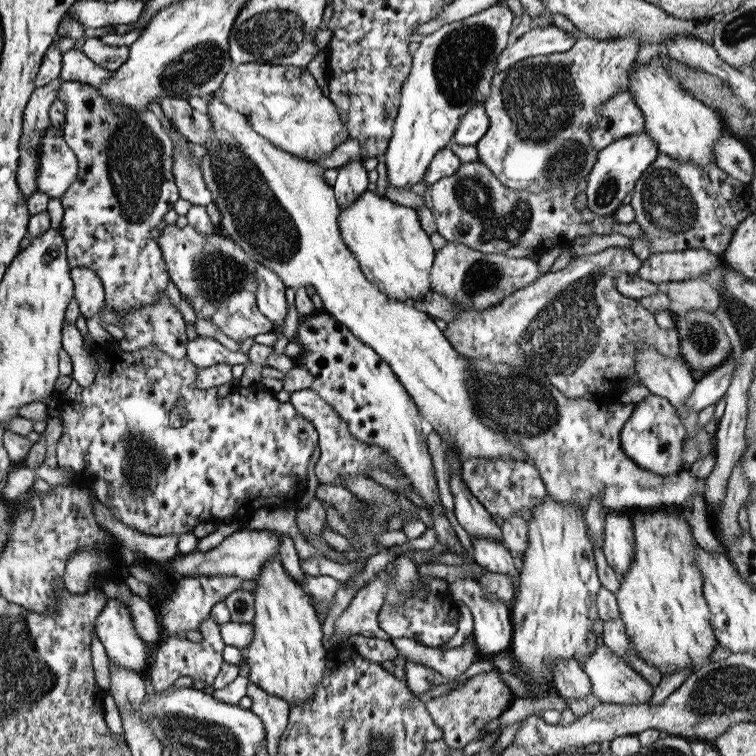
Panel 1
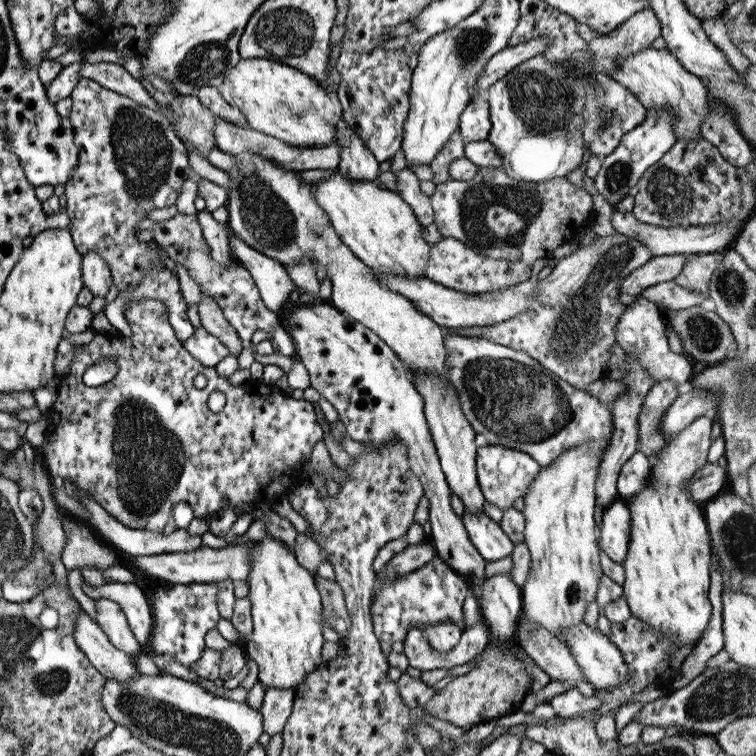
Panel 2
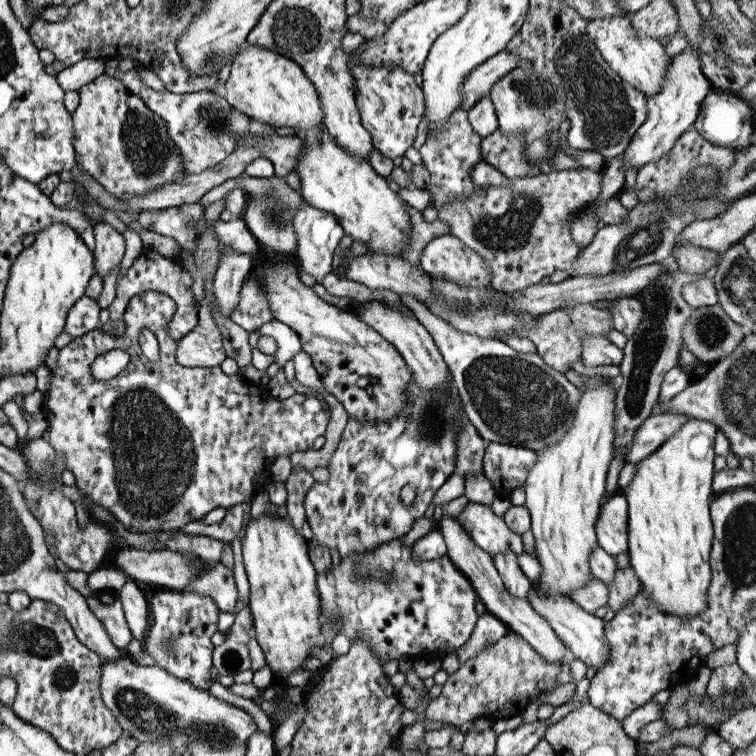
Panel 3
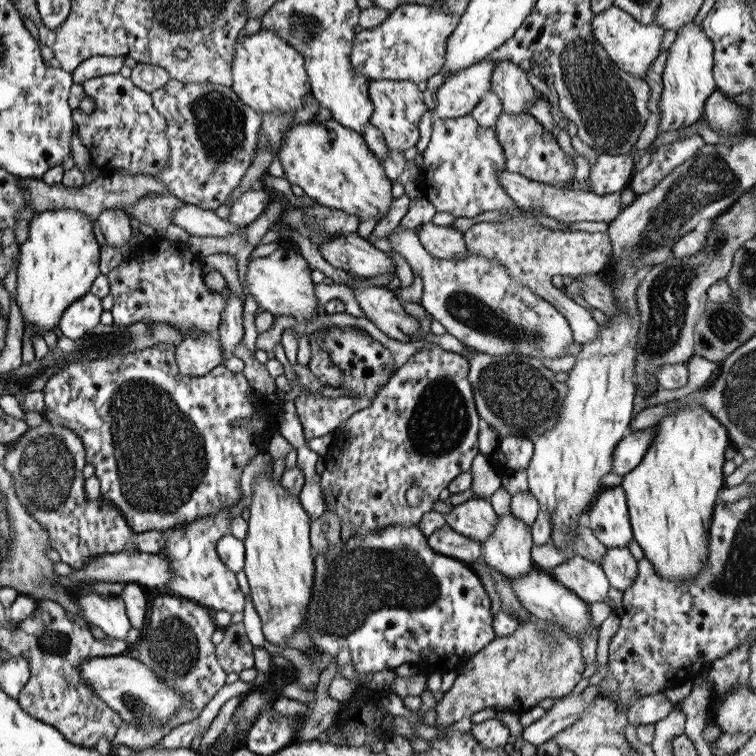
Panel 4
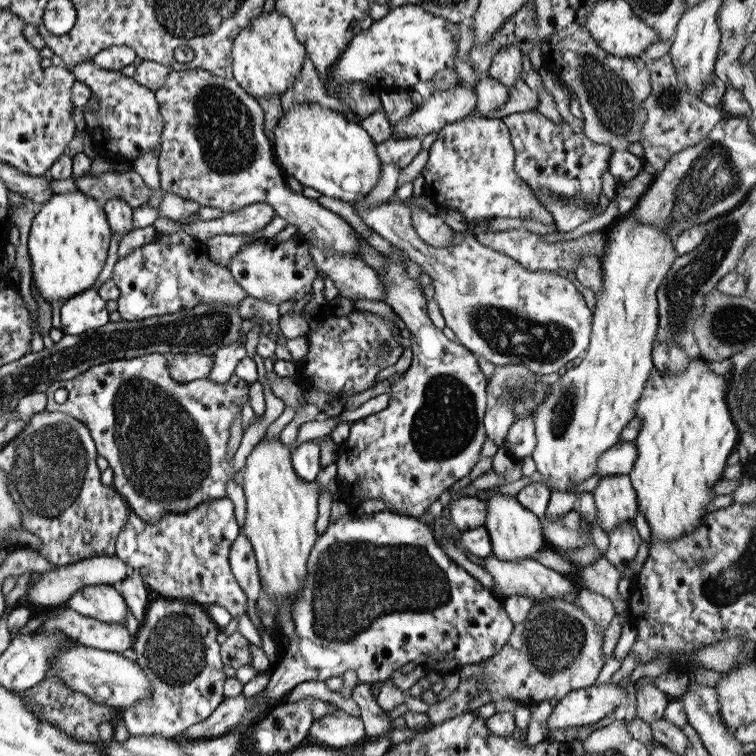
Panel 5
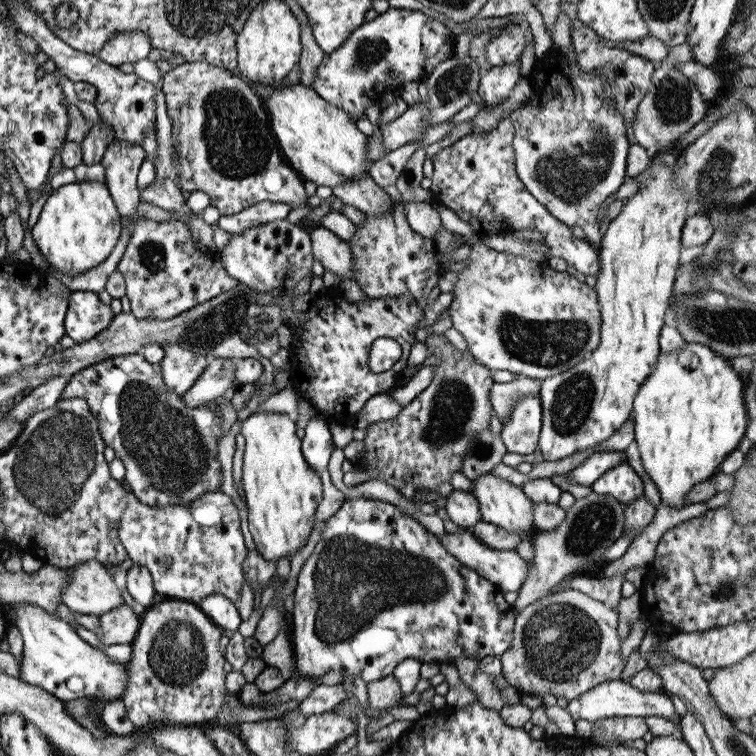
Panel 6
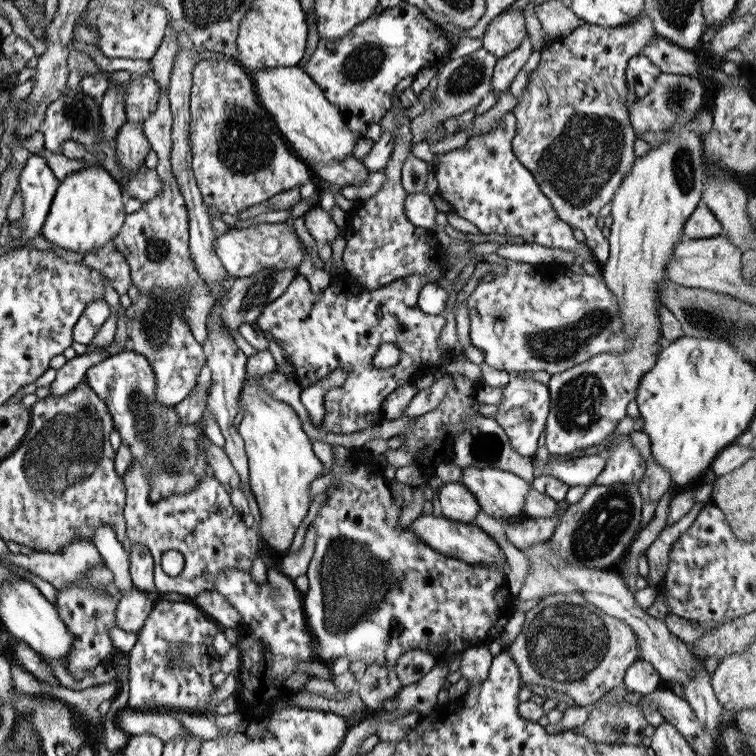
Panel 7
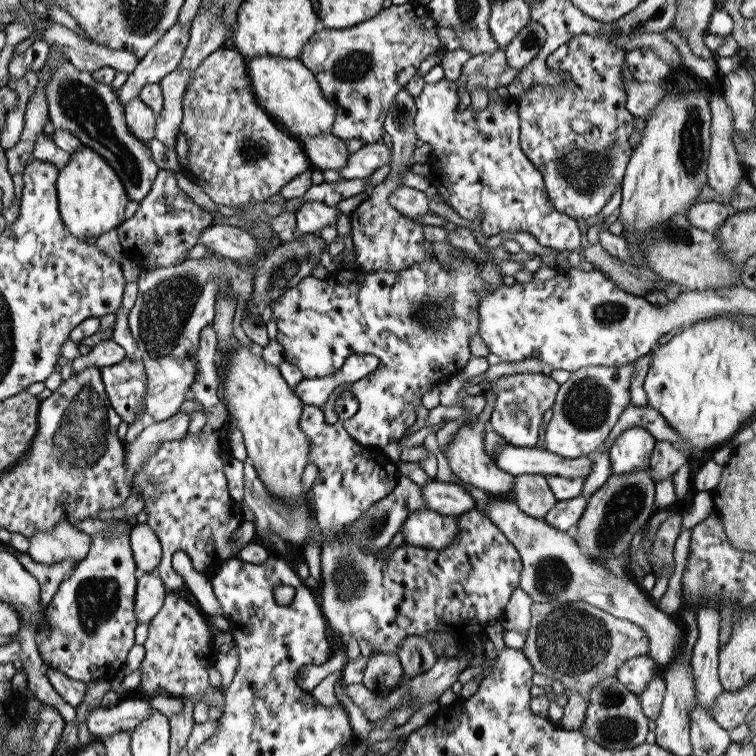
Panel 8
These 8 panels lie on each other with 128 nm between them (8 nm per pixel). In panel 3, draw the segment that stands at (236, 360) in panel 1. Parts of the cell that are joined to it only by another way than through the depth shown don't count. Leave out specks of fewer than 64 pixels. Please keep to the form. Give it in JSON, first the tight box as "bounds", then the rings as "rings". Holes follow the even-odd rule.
{"bounds":[176,298,225,368],"rings":[[[203,298],[197,326],[177,341],[176,361],[187,368],[218,367],[225,357],[219,327],[211,316],[208,298]]]}

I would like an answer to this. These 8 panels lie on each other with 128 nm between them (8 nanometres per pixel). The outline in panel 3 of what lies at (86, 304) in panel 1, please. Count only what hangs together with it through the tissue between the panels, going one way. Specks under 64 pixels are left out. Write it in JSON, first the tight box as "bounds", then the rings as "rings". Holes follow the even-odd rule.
{"bounds":[93,220,125,281],"rings":[[[99,220],[93,223],[93,274],[99,275],[101,281],[120,263],[125,248],[125,240],[113,226]]]}

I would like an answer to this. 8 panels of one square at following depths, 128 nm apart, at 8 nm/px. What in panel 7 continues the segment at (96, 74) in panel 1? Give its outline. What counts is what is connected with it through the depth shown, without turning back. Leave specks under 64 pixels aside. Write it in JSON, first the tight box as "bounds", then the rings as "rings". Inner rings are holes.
{"bounds":[188,57,310,216],"rings":[[[227,57],[227,60],[219,58],[201,59],[194,65],[191,72],[192,86],[189,89],[189,126],[188,126],[188,139],[191,151],[191,170],[193,178],[195,179],[197,188],[201,193],[202,203],[204,206],[214,206],[217,211],[221,213],[227,213],[235,216],[239,211],[249,209],[253,204],[259,204],[263,200],[267,200],[270,196],[289,190],[291,188],[300,187],[310,177],[309,168],[305,166],[305,163],[301,162],[301,159],[297,158],[297,155],[291,152],[286,141],[282,138],[281,134],[277,132],[275,123],[272,116],[260,105],[257,95],[255,94],[254,87],[252,86],[252,80],[250,74],[241,68],[237,61],[233,58]]]}

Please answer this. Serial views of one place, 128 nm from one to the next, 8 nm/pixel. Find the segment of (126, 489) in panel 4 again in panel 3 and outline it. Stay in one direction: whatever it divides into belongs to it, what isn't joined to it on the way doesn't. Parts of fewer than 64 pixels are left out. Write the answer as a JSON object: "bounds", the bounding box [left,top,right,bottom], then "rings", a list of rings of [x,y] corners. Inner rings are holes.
{"bounds":[41,291,330,532],"rings":[[[155,291],[143,292],[141,295],[131,296],[125,310],[122,314],[122,320],[125,325],[123,336],[121,335],[121,354],[129,354],[128,363],[125,368],[118,372],[112,379],[99,381],[97,379],[91,382],[85,382],[85,336],[72,338],[67,345],[58,350],[57,365],[50,370],[49,383],[45,389],[43,408],[41,413],[46,418],[48,425],[45,436],[47,442],[56,452],[61,452],[65,456],[65,470],[70,470],[75,475],[75,485],[87,499],[97,502],[103,510],[106,510],[117,520],[125,530],[129,532],[162,532],[180,528],[187,522],[193,520],[201,521],[207,512],[213,508],[228,508],[233,504],[248,502],[253,495],[260,489],[265,489],[273,483],[268,474],[269,466],[275,459],[284,456],[289,457],[293,452],[307,451],[313,444],[315,438],[324,436],[330,417],[329,407],[324,401],[319,401],[320,396],[306,396],[300,393],[294,393],[286,399],[280,400],[273,398],[269,394],[268,387],[264,382],[256,383],[249,381],[241,375],[225,374],[219,367],[195,367],[187,368],[181,366],[175,358],[175,349],[177,340],[167,333],[167,321],[171,319],[174,313],[174,302],[165,294]],[[141,329],[149,329],[155,337],[155,343],[158,347],[157,361],[149,361],[145,355],[141,354],[138,345],[138,336]]]}

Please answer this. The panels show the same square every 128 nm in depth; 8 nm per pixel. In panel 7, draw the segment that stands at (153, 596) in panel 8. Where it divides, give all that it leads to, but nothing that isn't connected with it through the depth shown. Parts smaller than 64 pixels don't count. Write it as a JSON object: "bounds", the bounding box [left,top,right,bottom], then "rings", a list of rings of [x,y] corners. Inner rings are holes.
{"bounds":[92,524,156,633],"rings":[[[102,524],[93,532],[92,544],[106,566],[113,572],[113,581],[131,581],[129,574],[129,556],[115,537],[115,531],[109,524]],[[135,585],[127,588],[115,608],[115,626],[136,633],[149,616],[156,599],[151,599],[149,592],[135,588]]]}

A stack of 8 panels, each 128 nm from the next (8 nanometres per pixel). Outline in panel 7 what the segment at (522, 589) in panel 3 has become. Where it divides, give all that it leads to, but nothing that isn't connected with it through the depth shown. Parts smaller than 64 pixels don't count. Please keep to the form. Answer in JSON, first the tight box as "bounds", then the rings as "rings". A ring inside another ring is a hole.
{"bounds":[462,468,528,521],"rings":[[[463,468],[462,486],[467,488],[485,514],[503,521],[525,517],[523,503],[528,484],[516,474],[491,468]]]}

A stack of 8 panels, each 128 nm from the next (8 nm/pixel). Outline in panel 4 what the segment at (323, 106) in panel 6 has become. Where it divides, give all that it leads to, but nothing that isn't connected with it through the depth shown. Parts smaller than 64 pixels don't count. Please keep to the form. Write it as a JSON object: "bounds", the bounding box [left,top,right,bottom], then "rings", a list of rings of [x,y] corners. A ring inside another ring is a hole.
{"bounds":[276,120,393,223],"rings":[[[332,120],[307,121],[293,125],[285,131],[276,155],[284,170],[283,177],[288,183],[302,188],[303,194],[314,199],[317,204],[356,215],[360,223],[373,216],[381,219],[388,212],[393,199],[390,192],[392,182],[385,176],[379,159],[365,146],[362,134]]]}

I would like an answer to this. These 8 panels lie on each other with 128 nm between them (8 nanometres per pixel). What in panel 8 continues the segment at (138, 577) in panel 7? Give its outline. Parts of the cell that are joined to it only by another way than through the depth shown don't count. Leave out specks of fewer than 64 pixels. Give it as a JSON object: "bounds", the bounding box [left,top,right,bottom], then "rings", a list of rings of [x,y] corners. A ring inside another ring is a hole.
{"bounds":[129,523,162,573],"rings":[[[141,523],[131,527],[129,544],[135,568],[141,573],[151,573],[158,566],[162,556],[161,543],[149,525]]]}

